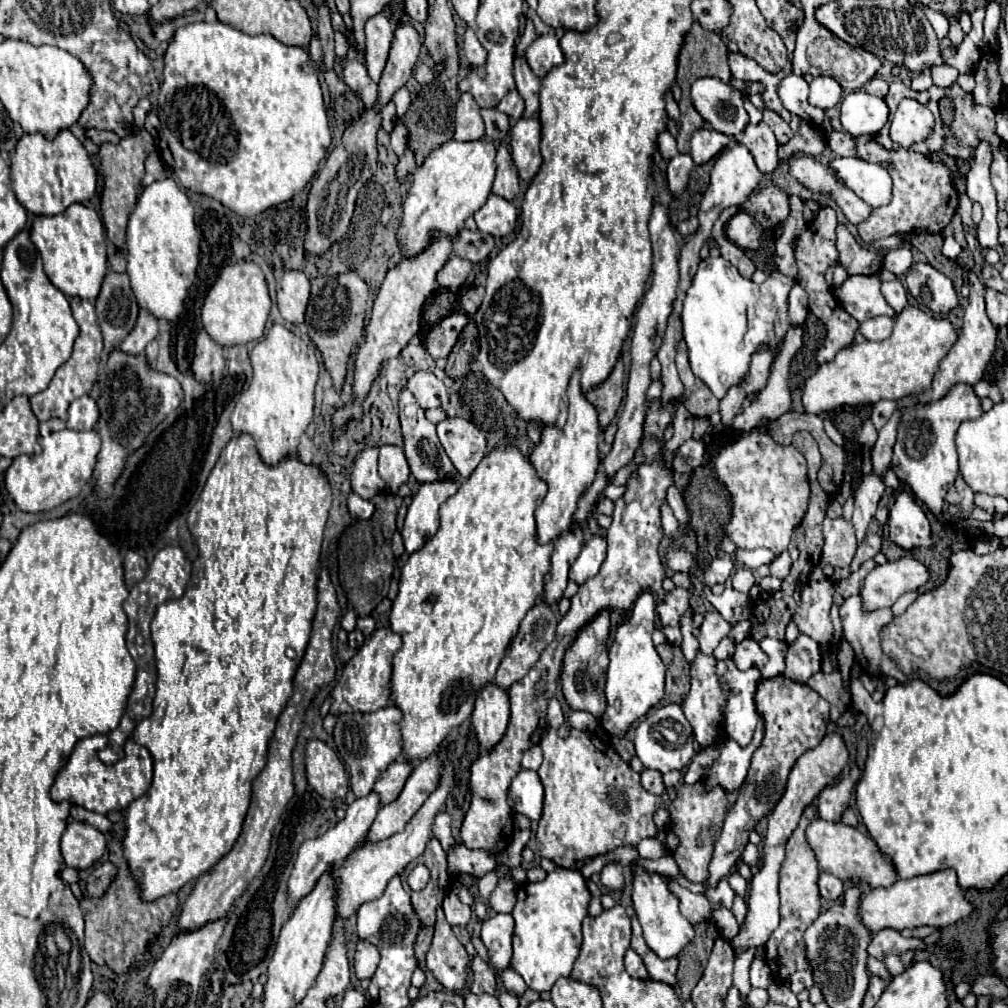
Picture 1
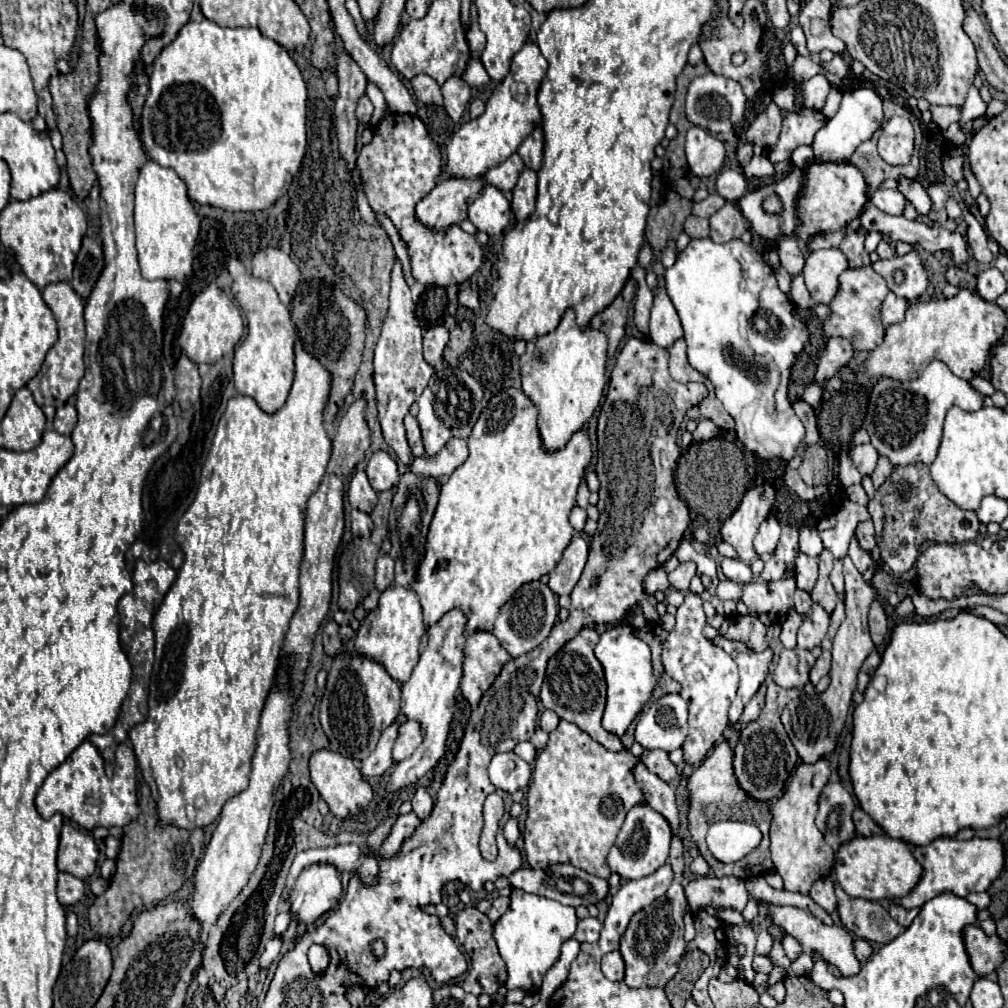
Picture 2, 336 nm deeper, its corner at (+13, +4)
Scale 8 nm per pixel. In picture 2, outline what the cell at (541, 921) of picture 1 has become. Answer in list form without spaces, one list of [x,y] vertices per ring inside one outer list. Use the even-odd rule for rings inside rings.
[[[512,888],[510,906],[506,914],[494,924],[494,940],[498,944],[500,956],[508,966],[506,988],[522,988],[524,992],[536,992],[542,984],[542,976],[546,974],[546,970],[558,960],[562,942],[574,936],[576,924],[578,918],[572,906],[564,906],[560,902]]]

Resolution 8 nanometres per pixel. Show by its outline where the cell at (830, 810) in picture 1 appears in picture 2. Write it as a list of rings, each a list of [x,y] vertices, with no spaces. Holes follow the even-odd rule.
[[[830,782],[820,794],[820,812],[816,816],[816,826],[824,834],[824,840],[838,850],[842,842],[856,834],[852,824],[854,800],[840,782]]]

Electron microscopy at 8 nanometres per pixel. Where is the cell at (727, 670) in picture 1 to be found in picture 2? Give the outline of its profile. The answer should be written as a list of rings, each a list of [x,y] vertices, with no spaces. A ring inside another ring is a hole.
[[[722,636],[714,638],[712,642],[716,646],[720,646],[726,654],[730,654],[740,670],[740,686],[738,686],[736,697],[730,706],[730,722],[734,724],[742,716],[746,704],[752,700],[752,696],[762,686],[762,682],[768,674],[768,666],[772,662],[772,650],[764,650],[758,654],[758,652],[748,650],[742,642],[732,642]]]

